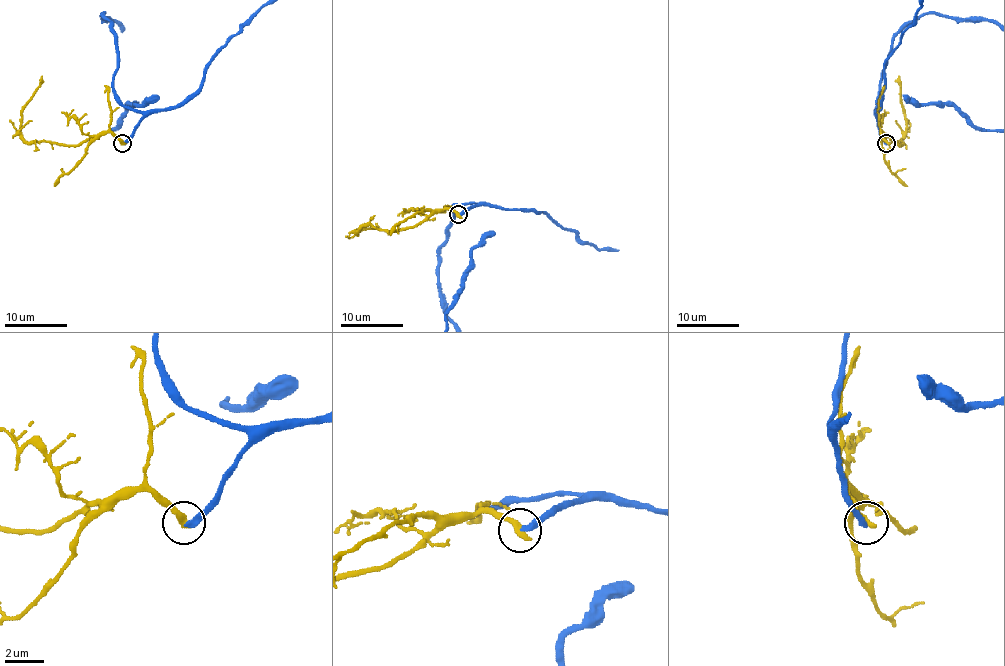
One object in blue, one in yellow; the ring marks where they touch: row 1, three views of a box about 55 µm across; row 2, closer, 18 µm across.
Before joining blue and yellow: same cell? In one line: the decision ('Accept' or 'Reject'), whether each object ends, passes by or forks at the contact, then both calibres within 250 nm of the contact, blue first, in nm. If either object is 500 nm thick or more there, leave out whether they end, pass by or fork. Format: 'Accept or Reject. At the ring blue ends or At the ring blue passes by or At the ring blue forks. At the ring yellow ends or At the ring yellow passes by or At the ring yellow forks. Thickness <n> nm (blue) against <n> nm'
Reject. At the ring blue ends. At the ring yellow ends. Thickness 240 nm (blue) against 400 nm

